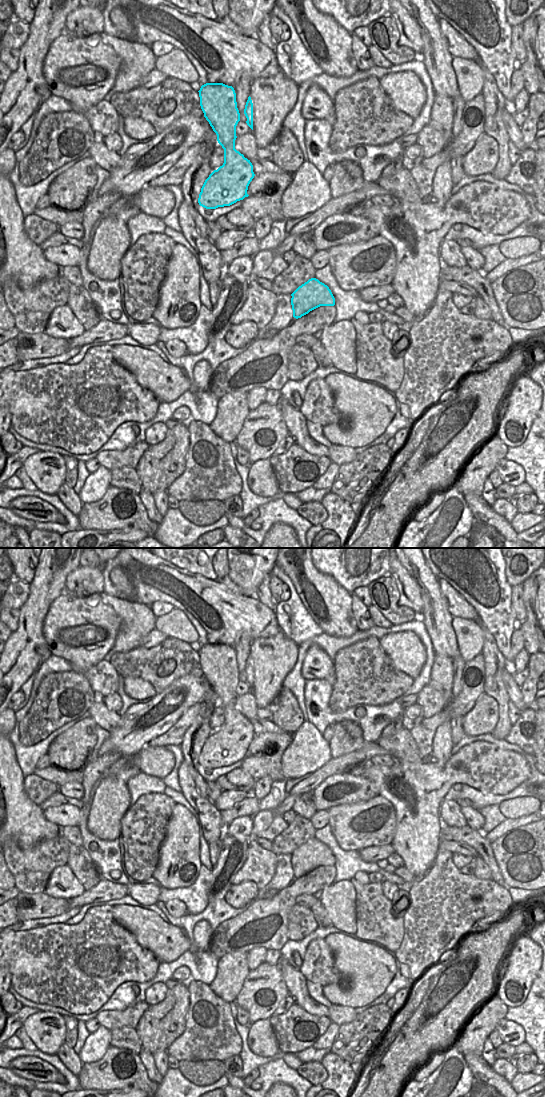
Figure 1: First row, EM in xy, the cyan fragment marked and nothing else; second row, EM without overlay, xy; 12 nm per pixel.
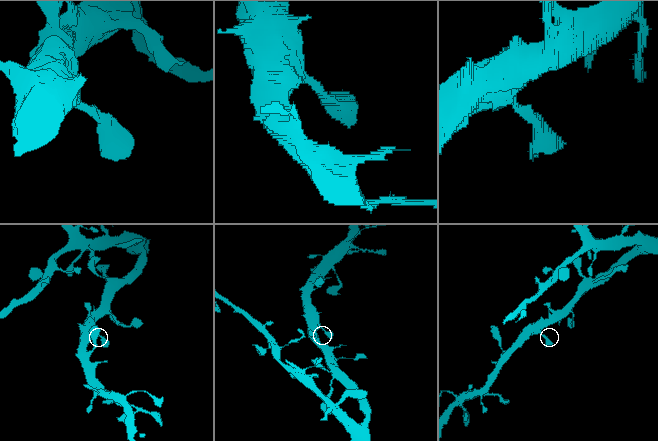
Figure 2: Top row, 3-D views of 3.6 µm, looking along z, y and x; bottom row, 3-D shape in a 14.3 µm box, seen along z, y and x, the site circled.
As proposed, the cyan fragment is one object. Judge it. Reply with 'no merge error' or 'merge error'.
no merge error

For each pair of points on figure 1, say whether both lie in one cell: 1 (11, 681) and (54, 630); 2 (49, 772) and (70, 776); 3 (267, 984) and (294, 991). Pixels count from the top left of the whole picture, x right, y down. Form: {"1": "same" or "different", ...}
{"1": "different", "2": "same", "3": "different"}

